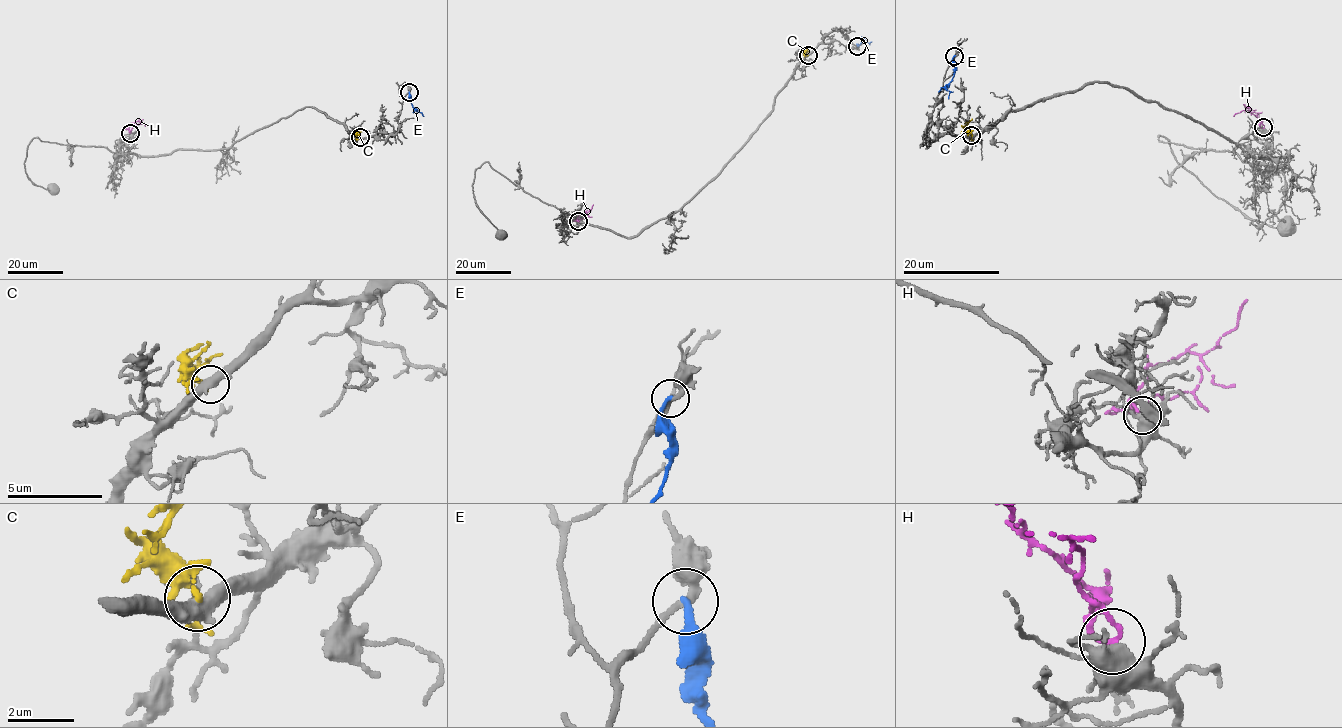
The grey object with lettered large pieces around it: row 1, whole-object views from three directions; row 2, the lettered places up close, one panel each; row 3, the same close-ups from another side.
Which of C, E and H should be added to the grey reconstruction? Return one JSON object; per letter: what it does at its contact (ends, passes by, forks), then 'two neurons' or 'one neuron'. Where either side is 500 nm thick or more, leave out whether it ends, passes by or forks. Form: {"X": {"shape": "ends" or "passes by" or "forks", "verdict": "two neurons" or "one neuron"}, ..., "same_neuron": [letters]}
{"C": {"shape": "ends", "verdict": "two neurons"}, "E": {"shape": "ends", "verdict": "two neurons"}, "H": {"shape": "passes by", "verdict": "one neuron"}, "same_neuron": ["H"]}

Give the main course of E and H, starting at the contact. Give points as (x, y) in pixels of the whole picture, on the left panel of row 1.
E: (409, 92), (412, 106), (424, 116)
H: (130, 133), (128, 128), (136, 121), (145, 126)

